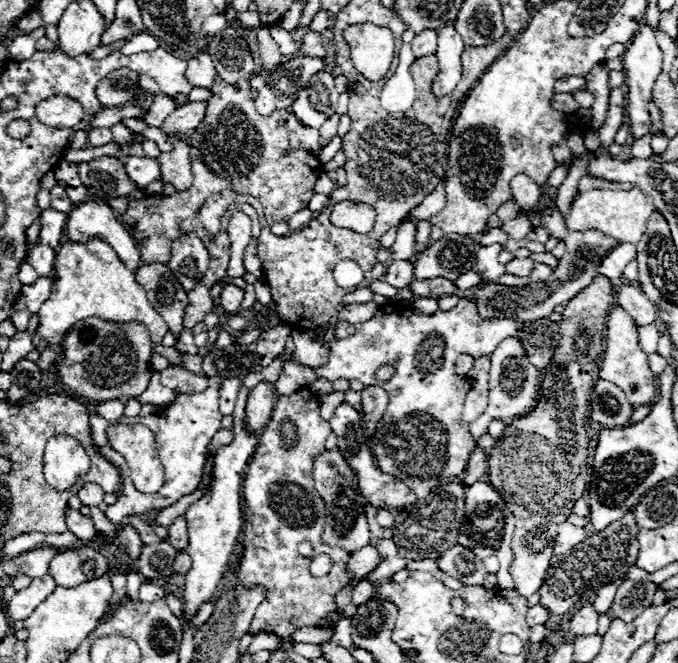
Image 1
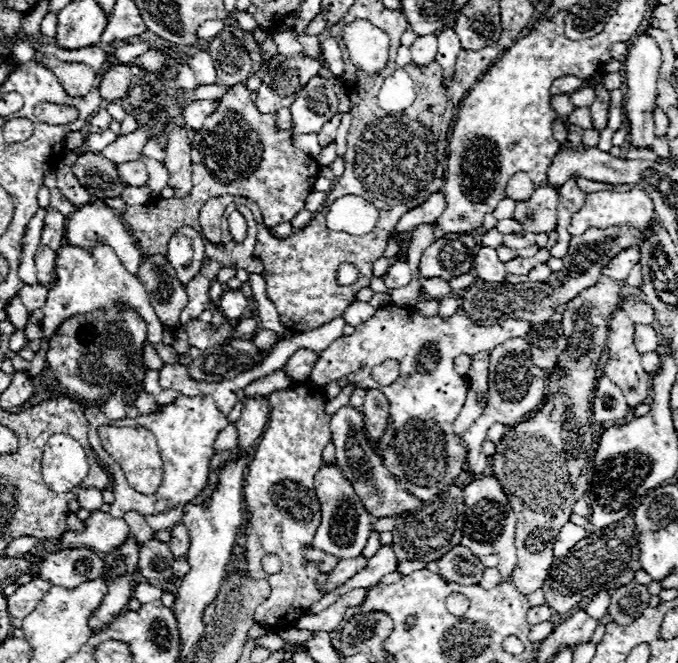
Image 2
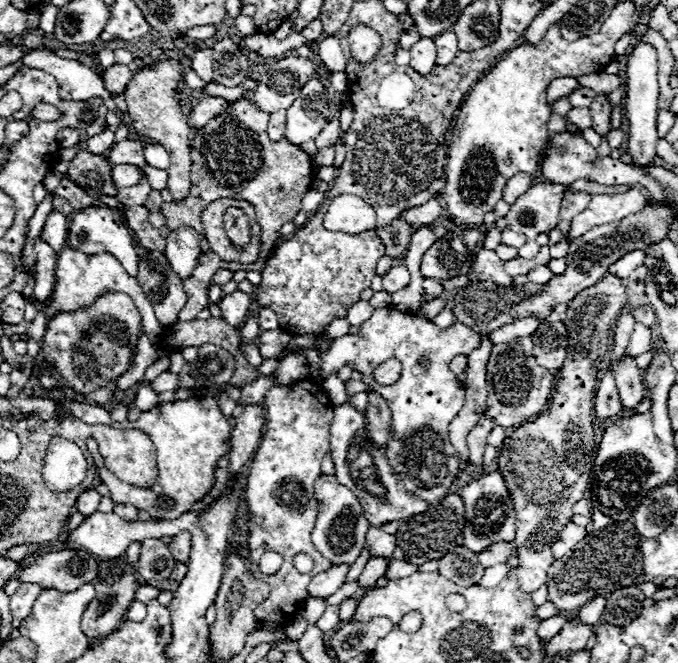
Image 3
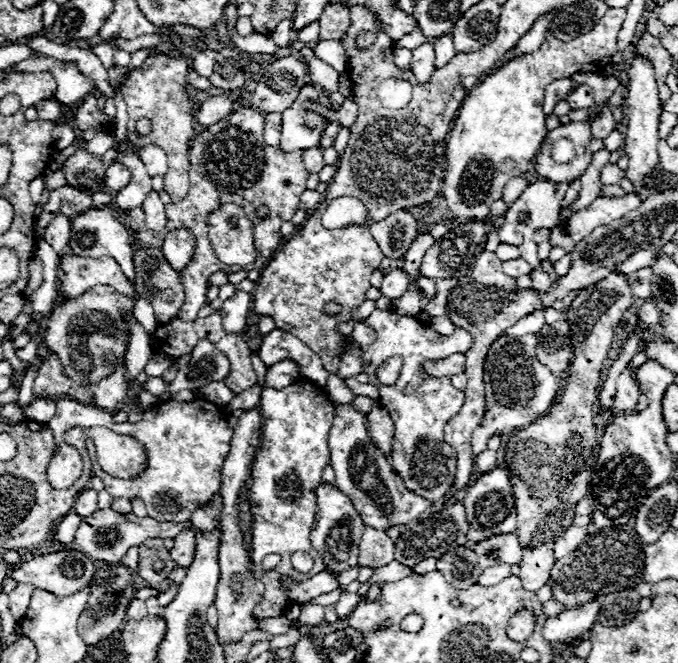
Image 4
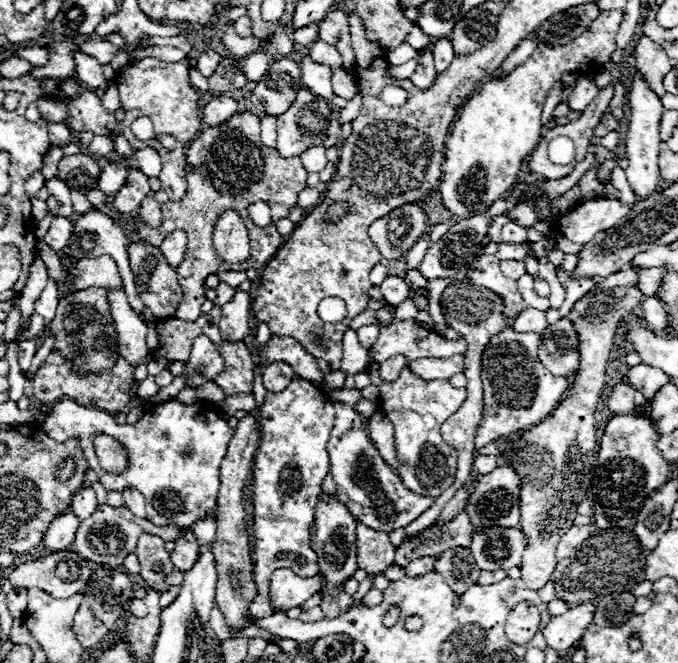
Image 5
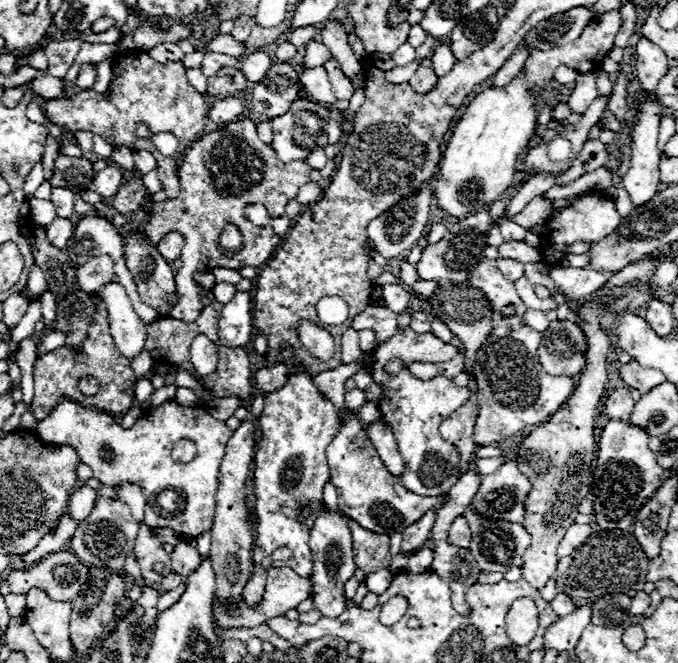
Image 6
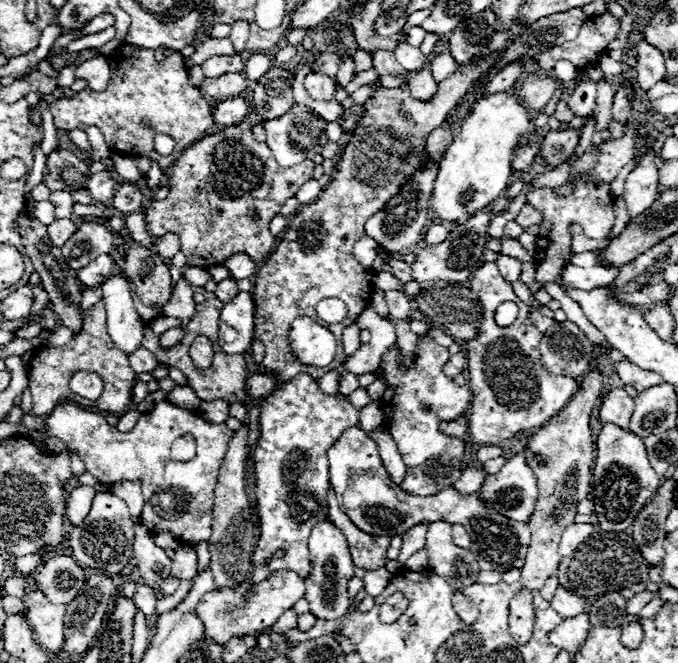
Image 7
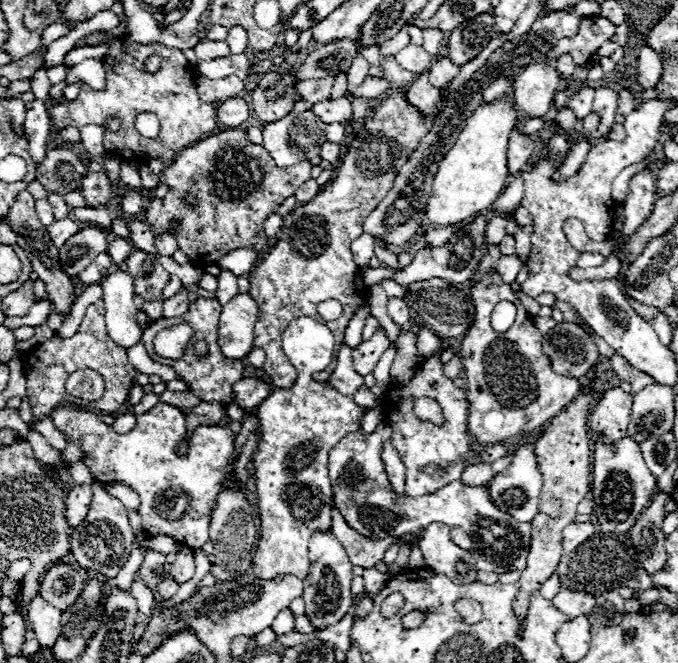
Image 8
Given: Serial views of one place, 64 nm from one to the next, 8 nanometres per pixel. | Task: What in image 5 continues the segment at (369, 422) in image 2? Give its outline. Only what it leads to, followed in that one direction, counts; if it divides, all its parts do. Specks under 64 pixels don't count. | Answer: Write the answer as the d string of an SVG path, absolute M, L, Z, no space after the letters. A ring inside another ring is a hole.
M380 410L374 412L374 416L368 420L368 436L370 436L372 444L376 444L380 456L384 456L384 460L390 464L390 468L398 470L400 460L398 460L396 448L394 448L396 446L394 444L394 428Z

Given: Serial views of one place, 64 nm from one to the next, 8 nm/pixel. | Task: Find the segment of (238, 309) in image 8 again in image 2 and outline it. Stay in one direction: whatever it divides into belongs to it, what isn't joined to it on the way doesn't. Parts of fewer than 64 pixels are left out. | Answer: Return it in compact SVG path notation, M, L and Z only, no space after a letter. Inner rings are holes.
M226 290L224 296L218 300L218 308L228 322L238 322L248 308L248 298L240 290Z

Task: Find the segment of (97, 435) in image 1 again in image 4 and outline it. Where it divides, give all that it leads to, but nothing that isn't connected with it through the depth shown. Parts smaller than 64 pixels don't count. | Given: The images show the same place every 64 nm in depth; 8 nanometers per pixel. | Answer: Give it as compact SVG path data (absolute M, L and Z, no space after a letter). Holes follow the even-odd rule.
M58 400L56 402L56 414L52 416L46 426L52 430L56 442L64 442L64 432L68 428L92 428L92 426L104 426L112 432L120 432L124 436L132 436L134 440L140 440L144 444L144 450L148 452L146 468L142 474L122 480L106 474L98 460L96 460L96 446L92 440L86 440L86 450L92 460L92 472L102 478L104 488L110 496L120 498L132 498L138 496L144 500L148 516L156 522L188 522L196 508L208 504L220 490L220 470L222 462L230 450L232 440L232 428L222 418L216 404L208 400L194 400L194 402L160 402L152 408L148 408L142 414L140 422L124 422L116 424L112 420L112 414L108 414L104 408L96 406L84 406L76 400Z

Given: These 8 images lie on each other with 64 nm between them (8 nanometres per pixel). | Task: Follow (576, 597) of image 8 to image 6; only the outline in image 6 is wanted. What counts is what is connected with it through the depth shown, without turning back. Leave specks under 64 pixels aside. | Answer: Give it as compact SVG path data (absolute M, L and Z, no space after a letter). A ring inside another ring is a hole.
M562 592L550 602L550 606L552 606L552 610L558 614L558 616L568 616L568 614L572 614L578 606L574 604L574 600L568 600L568 596L564 596Z

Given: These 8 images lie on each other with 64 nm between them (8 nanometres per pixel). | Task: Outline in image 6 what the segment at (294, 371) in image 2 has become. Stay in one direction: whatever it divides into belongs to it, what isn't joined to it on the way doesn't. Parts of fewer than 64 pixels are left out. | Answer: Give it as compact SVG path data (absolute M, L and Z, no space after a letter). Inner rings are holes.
M274 364L270 368L262 368L254 374L254 384L256 390L260 392L274 392L276 388L282 388L288 380L286 366L284 364Z

